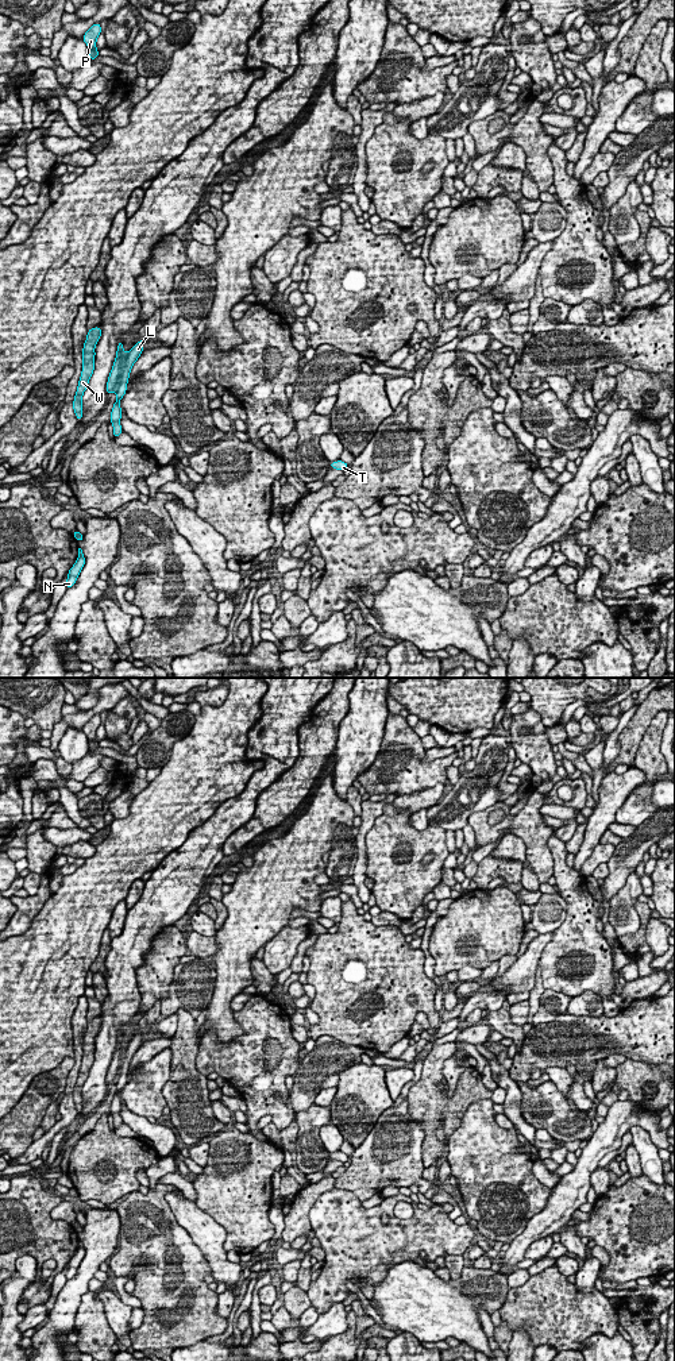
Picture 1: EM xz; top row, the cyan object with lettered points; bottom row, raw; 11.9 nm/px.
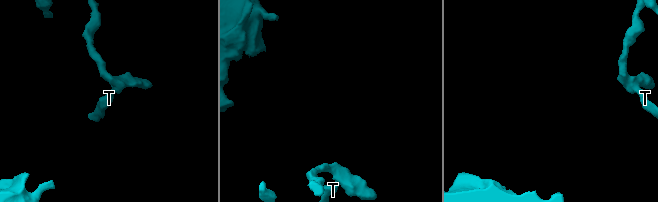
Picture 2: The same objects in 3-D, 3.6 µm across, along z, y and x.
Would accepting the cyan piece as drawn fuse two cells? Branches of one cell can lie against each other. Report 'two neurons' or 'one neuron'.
two neurons

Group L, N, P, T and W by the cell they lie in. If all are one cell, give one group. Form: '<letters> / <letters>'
L / N P T W

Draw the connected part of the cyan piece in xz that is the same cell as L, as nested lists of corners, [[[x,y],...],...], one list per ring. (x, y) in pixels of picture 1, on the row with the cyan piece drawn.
[[[139,339],[139,342],[136,344],[134,344],[134,347],[124,356],[122,377],[120,377],[119,385],[116,388],[117,398],[116,398],[112,412],[111,412],[111,424],[113,425],[115,439],[117,436],[120,436],[123,432],[123,428],[120,425],[122,408],[120,408],[119,401],[123,398],[123,396],[127,392],[127,383],[128,383],[131,369],[132,369],[134,363],[138,361],[138,358],[140,356],[140,354],[143,352],[143,344],[144,344],[144,340]]]

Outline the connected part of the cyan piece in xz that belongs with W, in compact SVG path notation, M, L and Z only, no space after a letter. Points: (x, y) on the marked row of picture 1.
M101 328L88 329L86 340L82 348L82 371L78 381L77 392L73 401L73 409L78 421L82 419L82 394L88 388L89 379L94 370L94 347L101 338Z

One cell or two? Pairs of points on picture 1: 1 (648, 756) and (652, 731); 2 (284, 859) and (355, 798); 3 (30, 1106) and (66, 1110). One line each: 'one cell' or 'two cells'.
1: one cell
2: two cells
3: two cells

